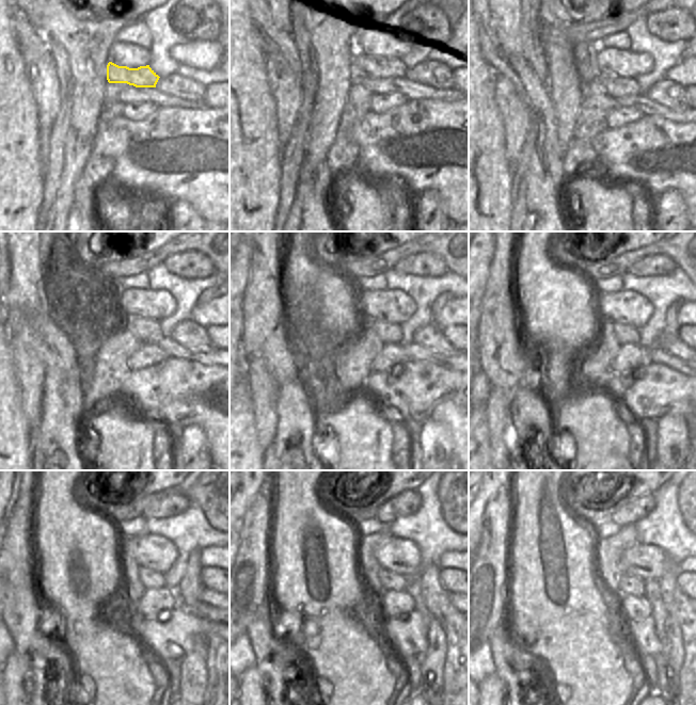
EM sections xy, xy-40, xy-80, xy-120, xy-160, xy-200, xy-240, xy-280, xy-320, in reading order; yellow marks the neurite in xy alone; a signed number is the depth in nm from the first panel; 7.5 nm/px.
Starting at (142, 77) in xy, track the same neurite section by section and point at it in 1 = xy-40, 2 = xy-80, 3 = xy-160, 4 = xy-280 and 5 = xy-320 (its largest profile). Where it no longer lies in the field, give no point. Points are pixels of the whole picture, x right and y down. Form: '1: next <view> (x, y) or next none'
1: next xy-40 (359, 77)
2: next xy-80 (616, 86)
3: next xy-160 (388, 333)
4: next xy-280 (391, 581)
5: next xy-320 (629, 585)

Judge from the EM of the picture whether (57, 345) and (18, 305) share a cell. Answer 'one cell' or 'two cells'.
two cells

